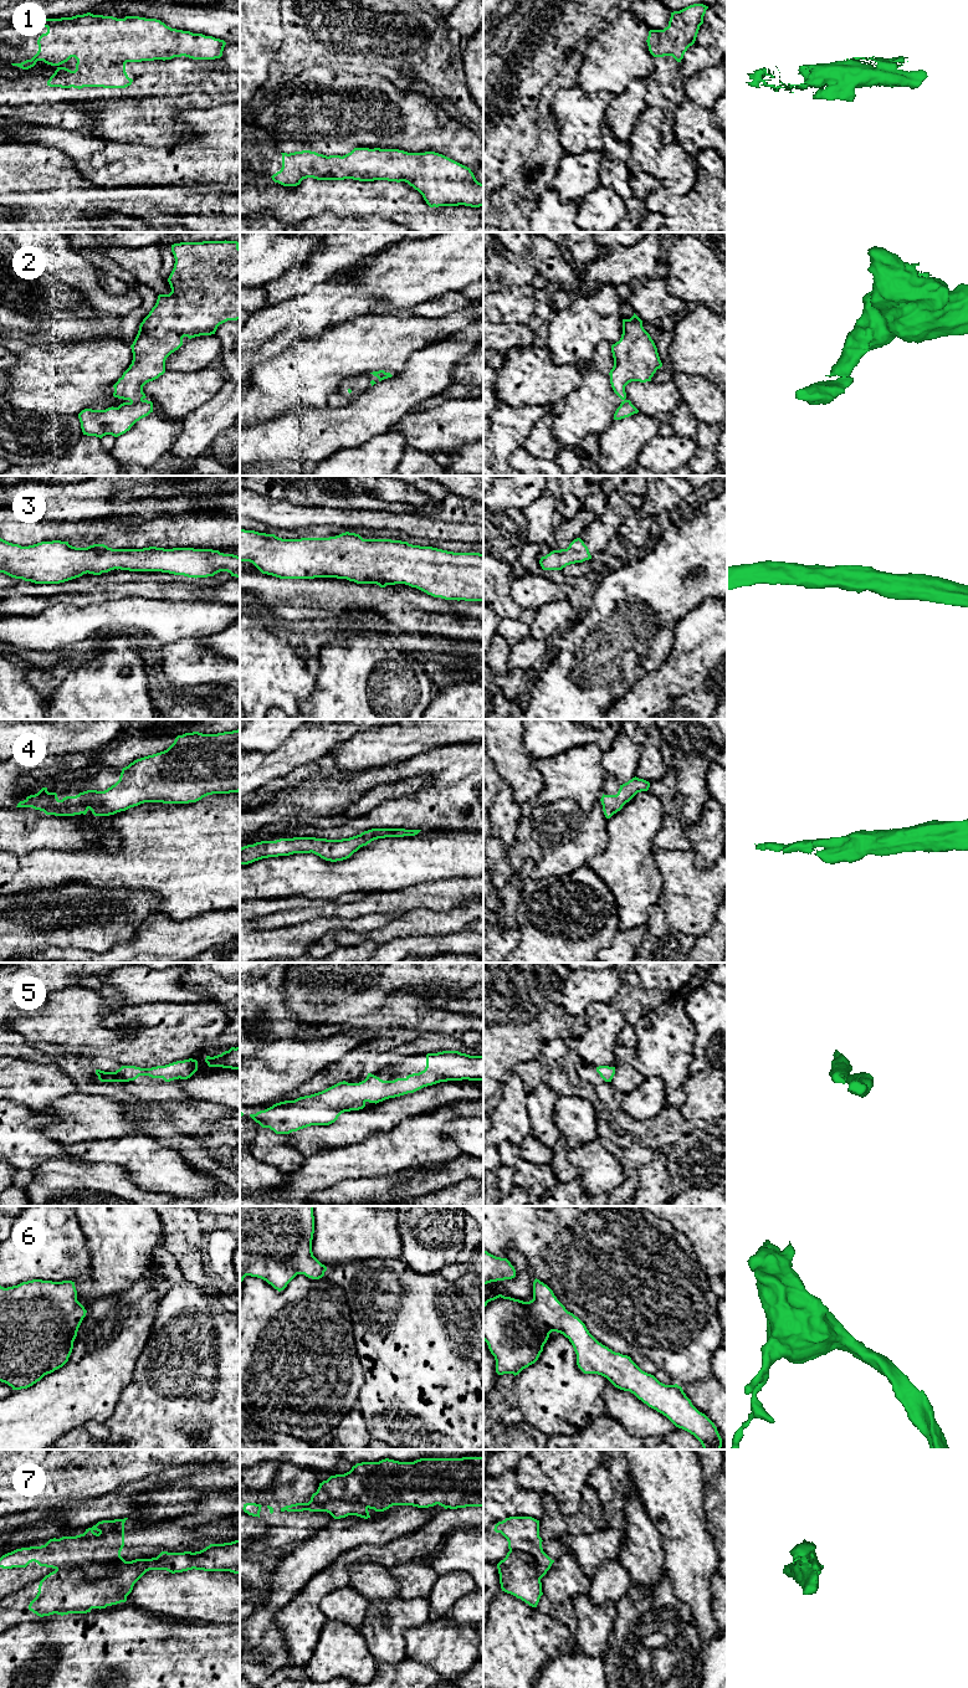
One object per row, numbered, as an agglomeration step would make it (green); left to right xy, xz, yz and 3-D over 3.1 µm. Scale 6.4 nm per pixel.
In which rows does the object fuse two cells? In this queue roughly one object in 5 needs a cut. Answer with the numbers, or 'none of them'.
7

